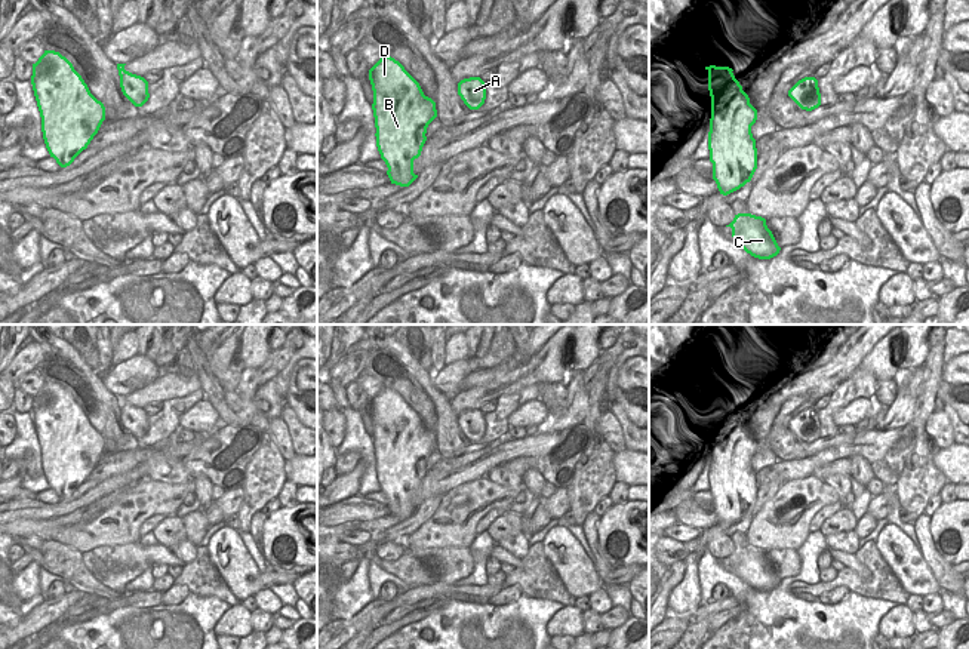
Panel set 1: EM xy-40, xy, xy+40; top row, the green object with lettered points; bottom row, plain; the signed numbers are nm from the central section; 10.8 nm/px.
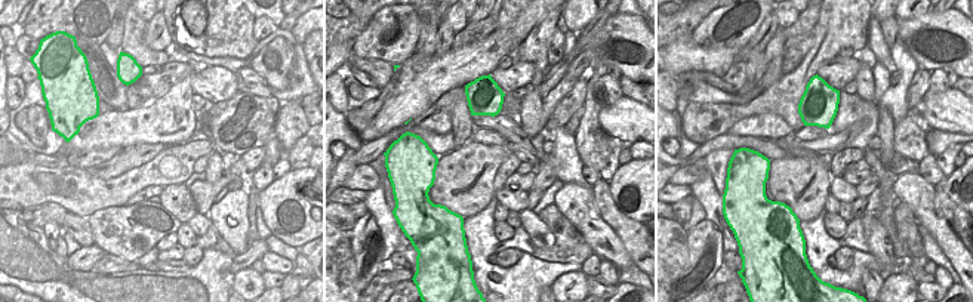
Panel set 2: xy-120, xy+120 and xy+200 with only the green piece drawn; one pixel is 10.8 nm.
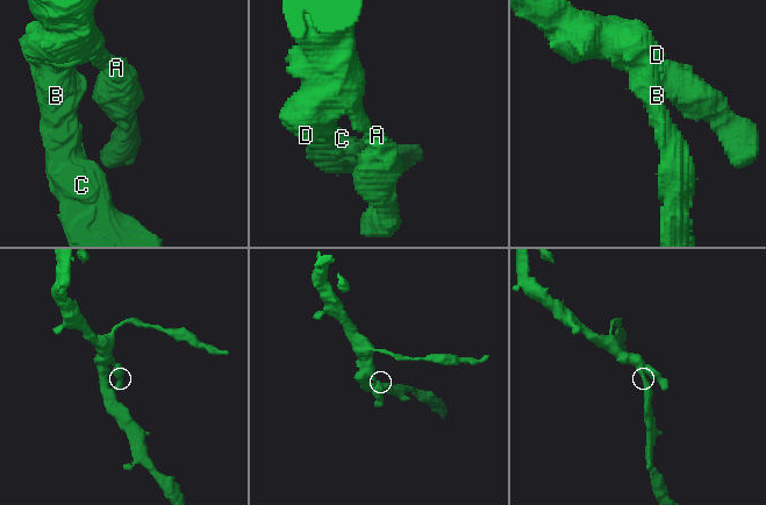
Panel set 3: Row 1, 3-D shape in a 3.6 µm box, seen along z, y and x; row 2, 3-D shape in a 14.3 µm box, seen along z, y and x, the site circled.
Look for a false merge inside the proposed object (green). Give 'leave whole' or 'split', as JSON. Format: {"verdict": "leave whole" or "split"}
{"verdict": "leave whole"}

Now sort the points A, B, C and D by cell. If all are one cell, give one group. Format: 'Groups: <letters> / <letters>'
Groups: A B C D

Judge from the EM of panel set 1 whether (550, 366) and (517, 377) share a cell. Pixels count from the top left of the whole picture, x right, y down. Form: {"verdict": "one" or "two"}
{"verdict": "one"}

